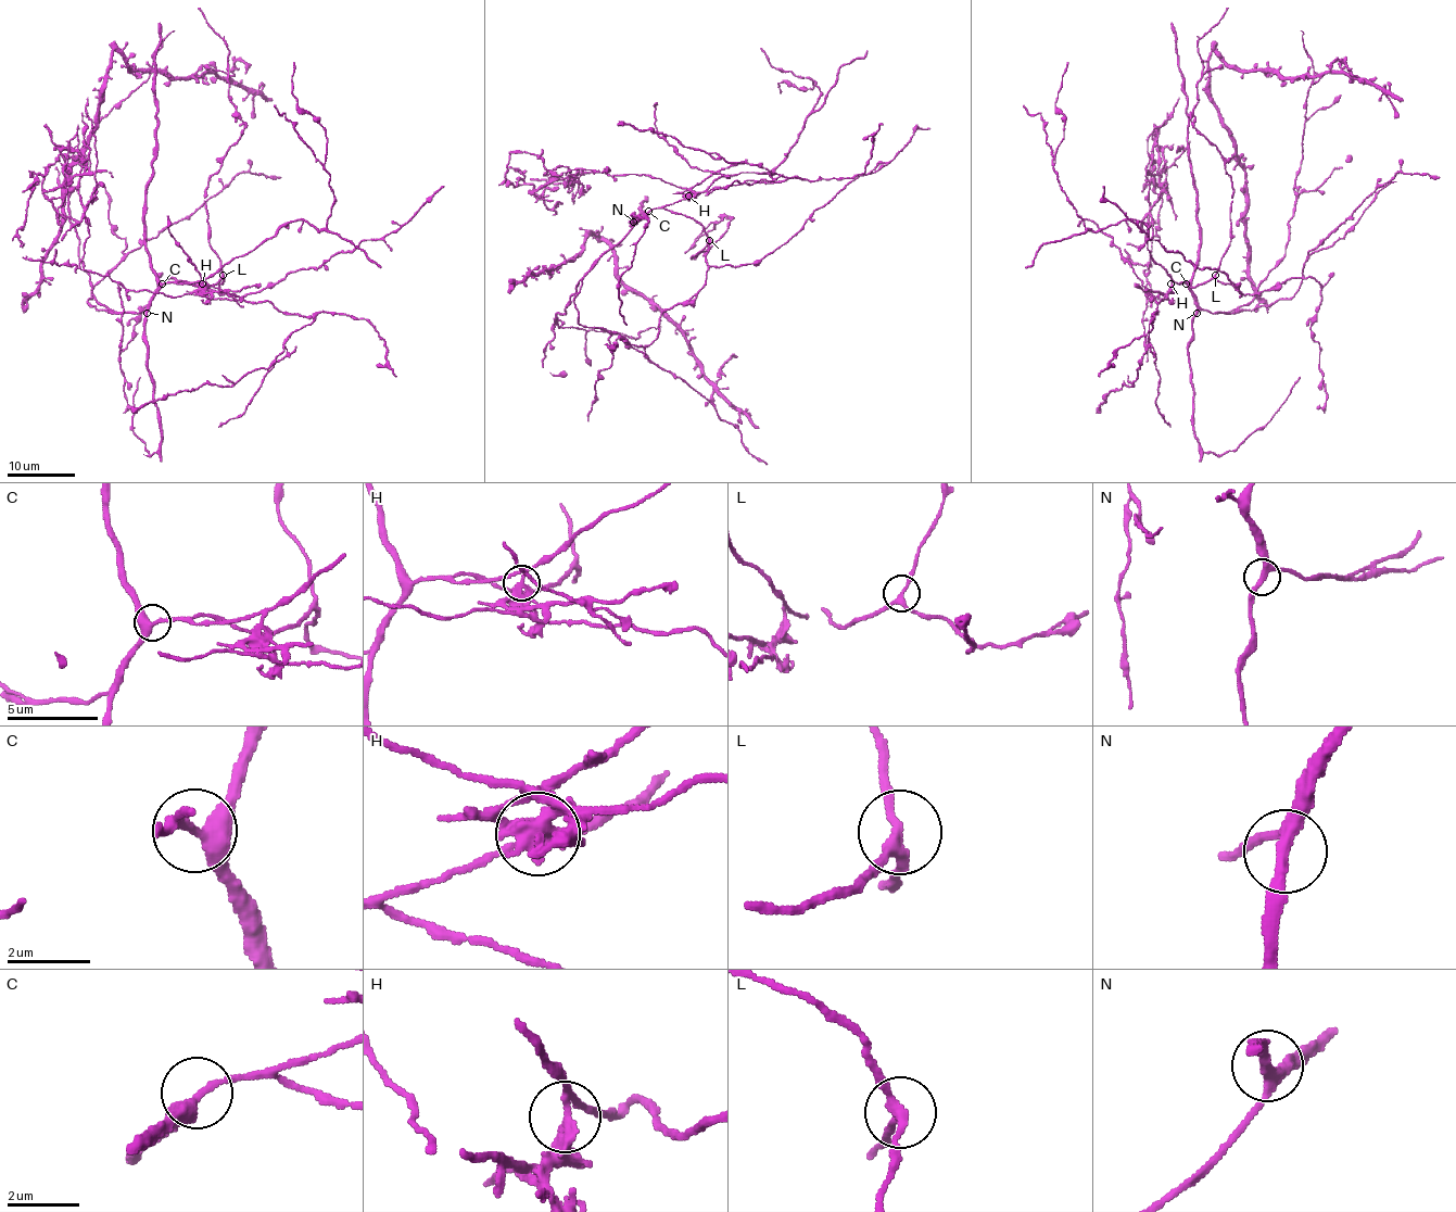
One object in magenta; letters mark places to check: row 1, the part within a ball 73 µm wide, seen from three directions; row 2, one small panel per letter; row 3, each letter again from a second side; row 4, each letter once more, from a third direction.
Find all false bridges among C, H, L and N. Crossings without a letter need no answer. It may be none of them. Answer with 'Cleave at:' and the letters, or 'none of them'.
Cleave at: H

